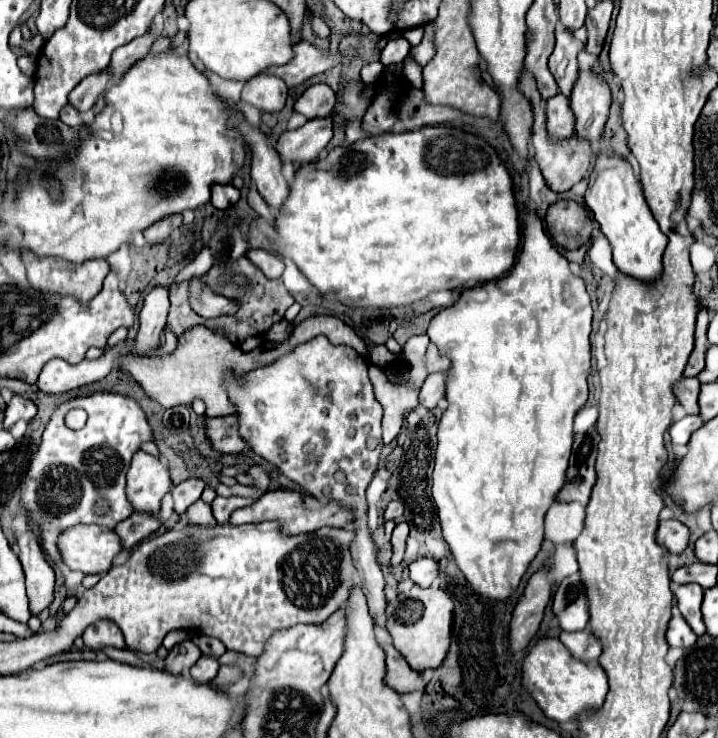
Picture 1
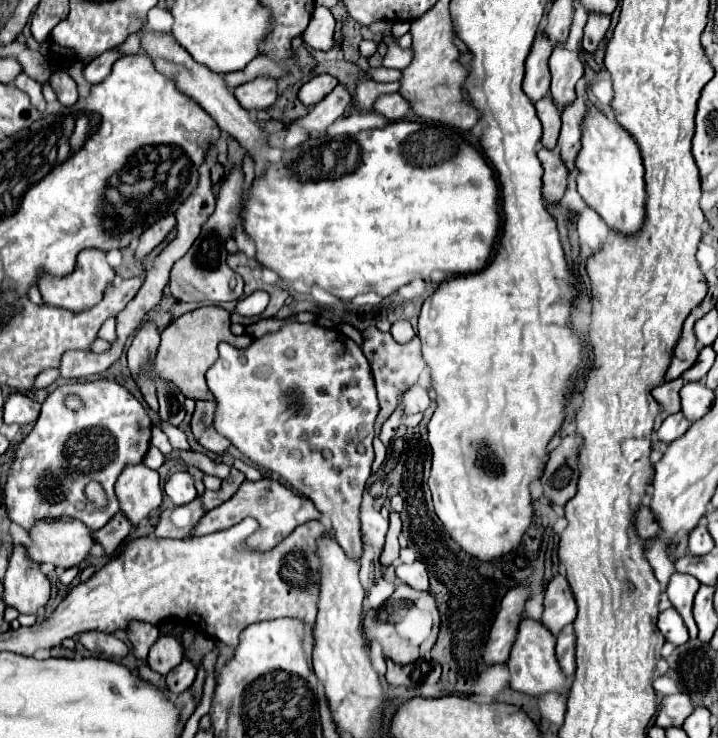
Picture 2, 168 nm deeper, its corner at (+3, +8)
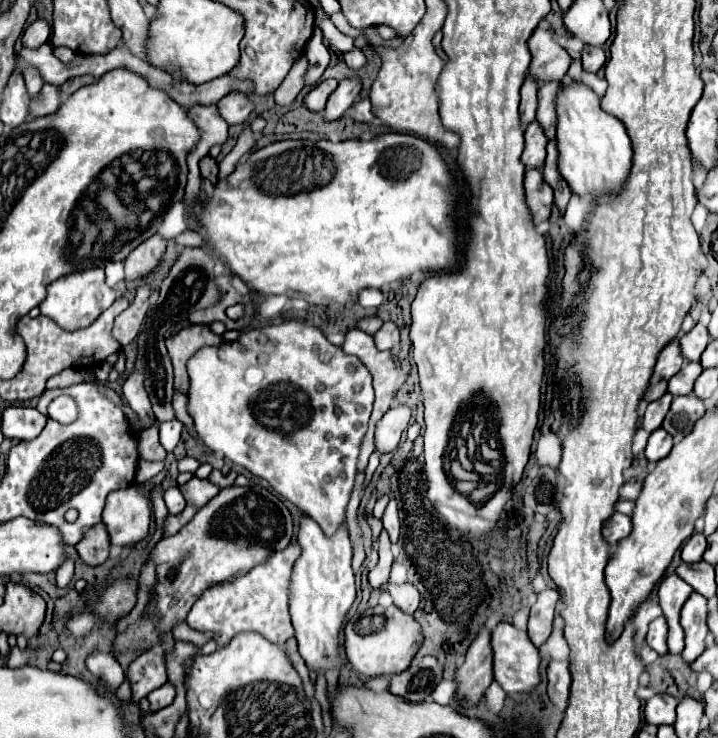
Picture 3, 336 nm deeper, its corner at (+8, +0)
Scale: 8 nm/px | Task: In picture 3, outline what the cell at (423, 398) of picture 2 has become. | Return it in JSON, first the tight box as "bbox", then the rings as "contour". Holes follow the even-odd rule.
{"bbox":[374,406,412,454],"contour":[[[394,406],[382,416],[382,420],[378,420],[374,430],[374,446],[380,454],[392,452],[398,446],[400,434],[408,428],[410,414],[412,410],[408,406]]]}

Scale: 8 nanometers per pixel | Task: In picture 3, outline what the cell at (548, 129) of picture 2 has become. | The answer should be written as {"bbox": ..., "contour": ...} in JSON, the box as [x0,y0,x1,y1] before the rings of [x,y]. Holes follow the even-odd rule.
{"bbox":[522,122,546,170],"contour":[[[532,122],[526,126],[524,130],[524,152],[522,152],[522,164],[526,166],[526,170],[530,168],[542,168],[544,164],[544,156],[546,156],[546,136],[540,128],[538,122]]]}

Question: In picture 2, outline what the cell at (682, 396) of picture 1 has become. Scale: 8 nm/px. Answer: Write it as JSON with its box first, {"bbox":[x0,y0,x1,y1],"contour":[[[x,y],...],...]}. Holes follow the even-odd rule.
{"bbox":[651,378,685,414],"contour":[[[677,378],[677,380],[671,380],[671,382],[663,382],[661,386],[657,386],[651,394],[655,396],[655,400],[663,406],[663,410],[667,410],[669,414],[675,414],[681,410],[681,396],[679,396],[679,390],[683,388],[685,380],[683,378]]]}

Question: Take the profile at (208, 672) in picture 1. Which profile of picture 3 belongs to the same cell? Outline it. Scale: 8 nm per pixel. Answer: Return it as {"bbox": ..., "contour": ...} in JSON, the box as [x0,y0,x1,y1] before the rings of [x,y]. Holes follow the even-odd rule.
{"bbox":[148,684,174,712],"contour":[[[164,684],[164,686],[160,686],[160,688],[156,688],[154,692],[150,692],[148,694],[148,702],[150,702],[150,710],[152,712],[158,712],[158,710],[162,710],[162,708],[166,708],[168,704],[172,704],[172,700],[174,700],[174,686],[172,684]]]}

